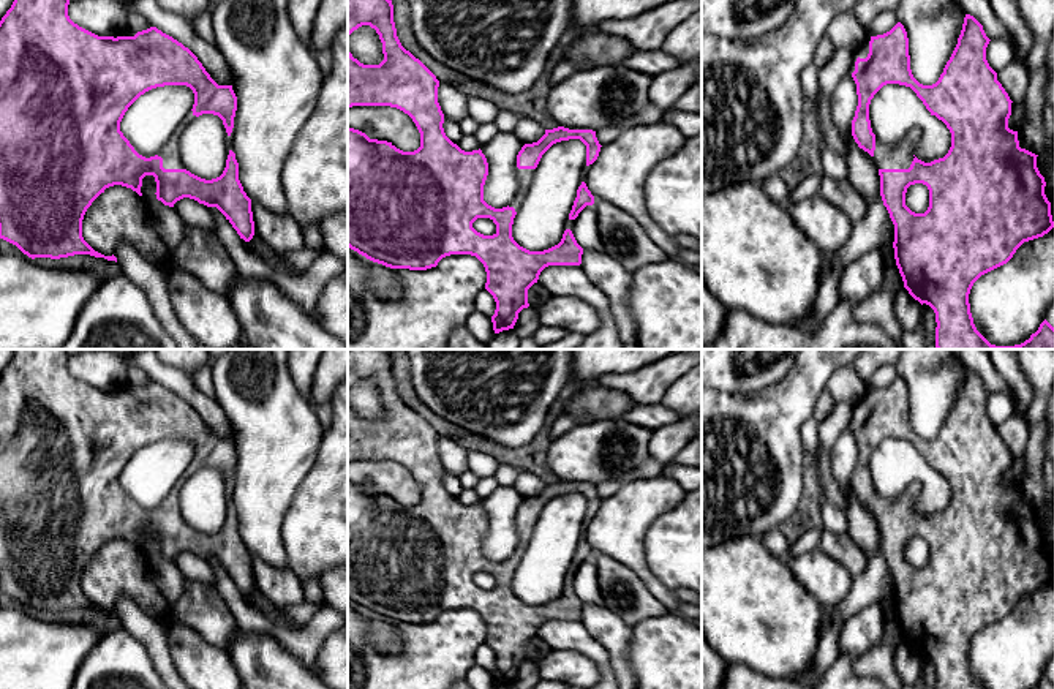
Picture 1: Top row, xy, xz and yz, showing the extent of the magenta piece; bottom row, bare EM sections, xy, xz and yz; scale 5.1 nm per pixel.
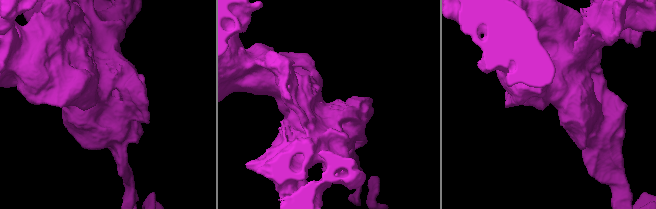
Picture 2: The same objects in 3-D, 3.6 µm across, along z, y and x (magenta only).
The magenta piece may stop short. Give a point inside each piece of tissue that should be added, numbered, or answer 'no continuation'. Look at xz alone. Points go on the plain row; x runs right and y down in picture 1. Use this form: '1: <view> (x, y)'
1: xz (525, 530)

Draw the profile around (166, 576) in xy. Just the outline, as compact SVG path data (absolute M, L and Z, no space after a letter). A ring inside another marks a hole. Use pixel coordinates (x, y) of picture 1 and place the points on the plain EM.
M153 529L142 533L142 555L149 564L155 586L169 605L174 605L182 597L186 585L186 575L174 564L174 561L164 559L156 553L156 536Z

